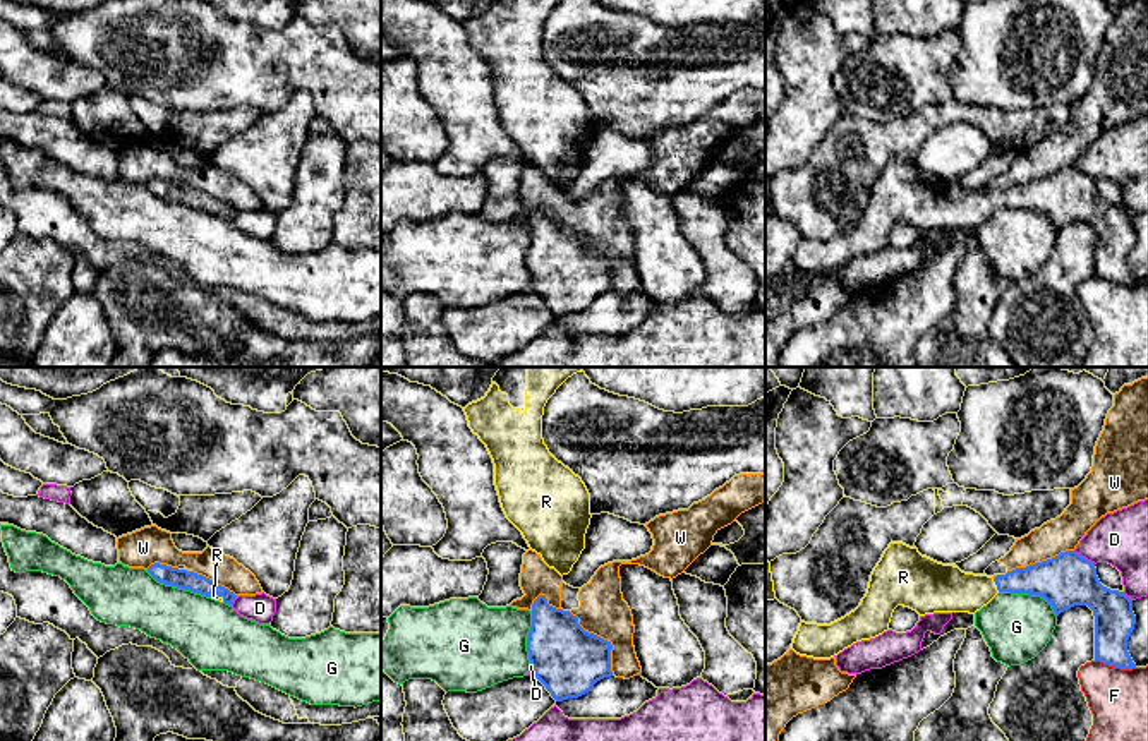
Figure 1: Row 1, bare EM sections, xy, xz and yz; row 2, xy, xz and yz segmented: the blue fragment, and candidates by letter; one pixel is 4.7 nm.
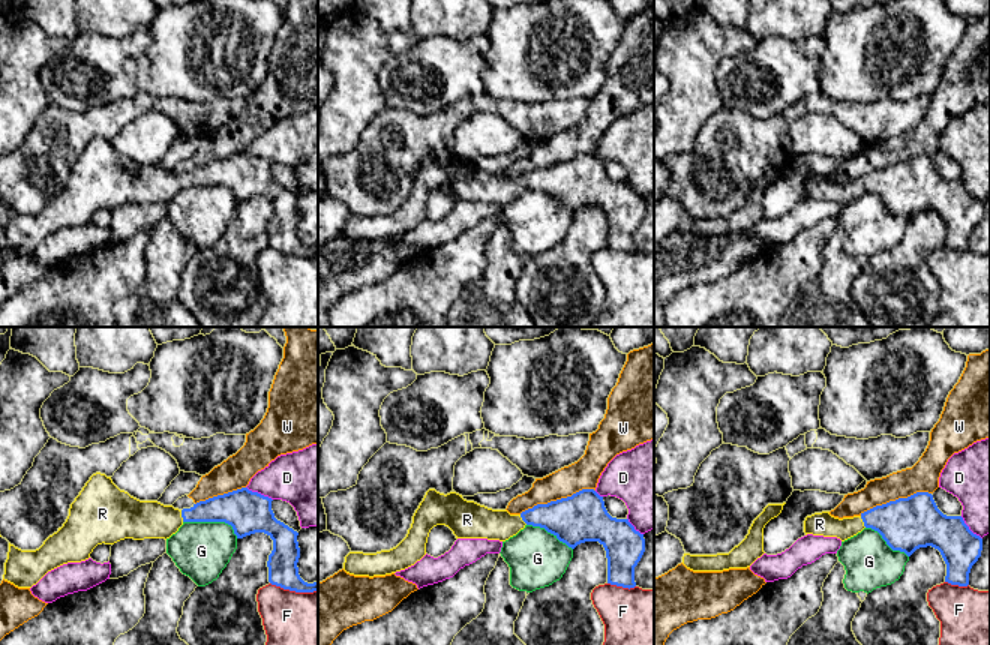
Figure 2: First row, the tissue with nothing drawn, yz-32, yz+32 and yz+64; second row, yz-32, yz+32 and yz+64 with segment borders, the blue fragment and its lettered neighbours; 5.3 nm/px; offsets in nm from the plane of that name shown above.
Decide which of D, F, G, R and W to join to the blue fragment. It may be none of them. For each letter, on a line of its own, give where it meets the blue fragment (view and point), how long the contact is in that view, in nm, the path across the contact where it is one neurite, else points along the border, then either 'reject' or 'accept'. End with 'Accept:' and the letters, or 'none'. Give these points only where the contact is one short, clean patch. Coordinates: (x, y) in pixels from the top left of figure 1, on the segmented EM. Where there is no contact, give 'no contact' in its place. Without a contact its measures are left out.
D: contact yz (1085, 558); length 120 nm; reject
F: contact yz (1116, 666); length 200 nm; reject
G: contact xy (179, 587); length 340 nm; reject
R: contact yz (996, 584); length 70 nm; way yz (1049, 578), (996, 584), (942, 587); accept
W: contact xz (603, 638); length 360 nm; reject
Accept: R

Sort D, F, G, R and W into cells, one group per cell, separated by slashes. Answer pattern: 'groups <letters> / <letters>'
groups D / F / G / R / W

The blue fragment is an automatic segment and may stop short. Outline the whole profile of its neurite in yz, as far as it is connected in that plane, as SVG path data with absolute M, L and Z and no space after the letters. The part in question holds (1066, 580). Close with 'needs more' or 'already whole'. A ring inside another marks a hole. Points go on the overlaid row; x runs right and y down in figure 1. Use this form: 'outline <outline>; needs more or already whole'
outline M891 542L870 575L860 605L831 624L801 621L791 648L800 655L831 659L856 642L887 631L897 605L920 616L975 614L999 592L1040 595L1055 616L1074 605L1088 605L1095 616L1095 660L1121 669L1136 667L1127 652L1136 624L1133 600L1124 592L1103 587L1095 563L1076 551L992 578L964 573L921 556L916 547Z; needs more

